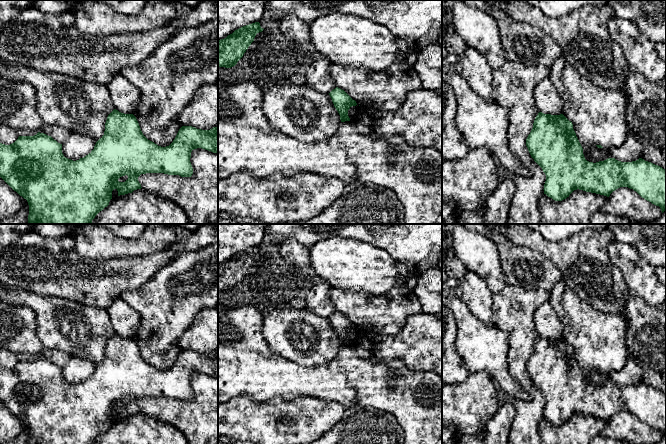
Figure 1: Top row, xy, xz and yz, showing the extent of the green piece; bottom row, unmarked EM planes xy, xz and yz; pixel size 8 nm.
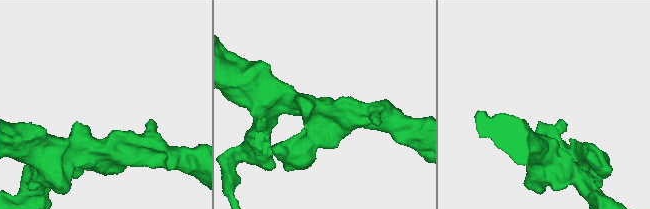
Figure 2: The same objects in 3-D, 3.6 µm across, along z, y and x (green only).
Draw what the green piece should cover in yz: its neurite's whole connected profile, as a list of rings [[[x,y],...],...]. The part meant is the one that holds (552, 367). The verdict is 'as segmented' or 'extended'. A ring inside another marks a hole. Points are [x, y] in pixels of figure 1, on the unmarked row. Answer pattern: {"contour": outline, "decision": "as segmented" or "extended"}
{"contour": [[[539,336],[533,352],[526,363],[531,381],[546,399],[544,418],[555,425],[569,421],[574,414],[583,414],[609,421],[620,411],[636,415],[642,422],[666,434],[666,394],[639,382],[632,386],[621,386],[608,382],[596,387],[585,383],[583,372],[573,353],[573,348],[563,338],[551,339]]], "decision": "as segmented"}

